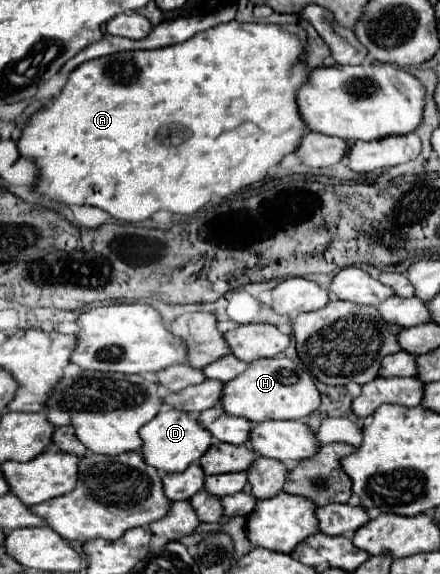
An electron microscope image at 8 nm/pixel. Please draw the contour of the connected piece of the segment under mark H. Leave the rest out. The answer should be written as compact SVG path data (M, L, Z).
M284 356L254 360L246 372L230 380L222 388L222 410L230 416L242 416L250 422L264 420L304 420L320 406L320 392L314 386L314 378L302 364L296 364Z

